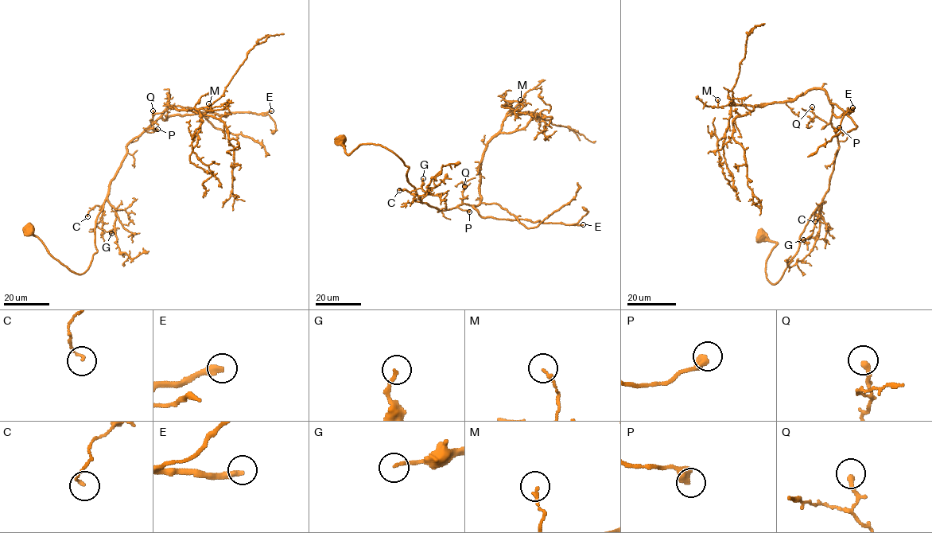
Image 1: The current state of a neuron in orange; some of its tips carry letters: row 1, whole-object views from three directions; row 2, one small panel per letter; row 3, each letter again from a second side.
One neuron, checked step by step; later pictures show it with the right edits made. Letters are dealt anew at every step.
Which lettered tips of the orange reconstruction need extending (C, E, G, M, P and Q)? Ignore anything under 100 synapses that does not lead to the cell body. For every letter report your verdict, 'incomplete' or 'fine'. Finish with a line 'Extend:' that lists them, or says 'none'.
C: fine
E: incomplete
G: fine
M: fine
P: fine
Q: fine
Extend: E

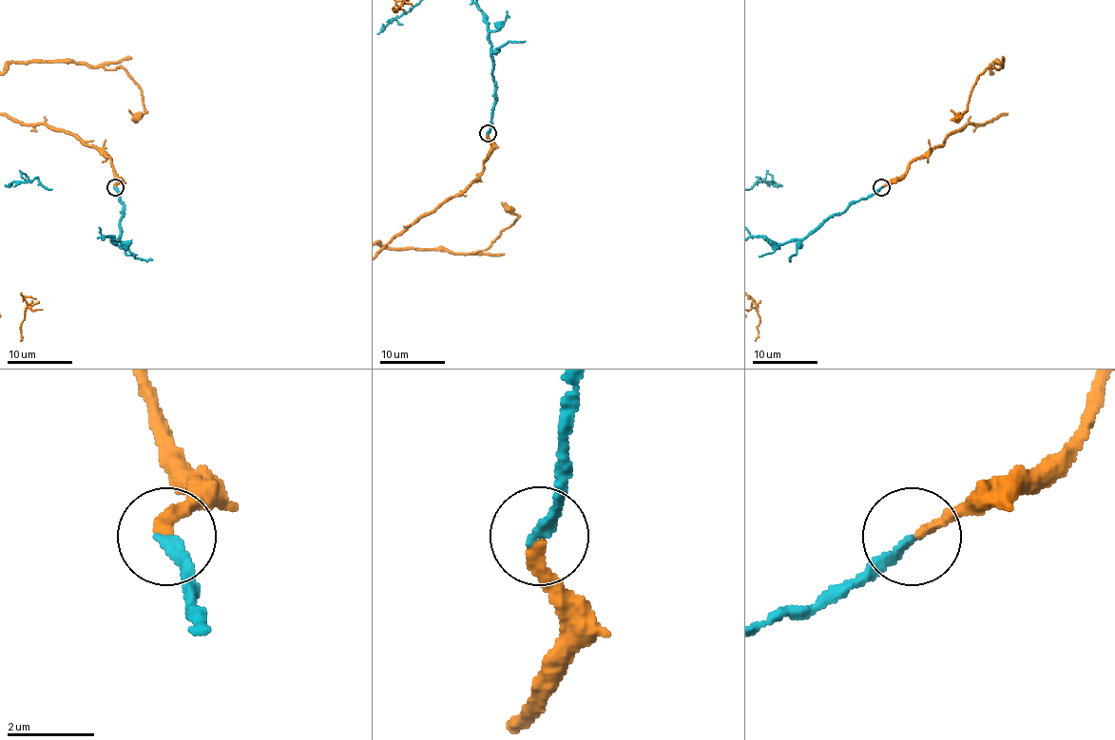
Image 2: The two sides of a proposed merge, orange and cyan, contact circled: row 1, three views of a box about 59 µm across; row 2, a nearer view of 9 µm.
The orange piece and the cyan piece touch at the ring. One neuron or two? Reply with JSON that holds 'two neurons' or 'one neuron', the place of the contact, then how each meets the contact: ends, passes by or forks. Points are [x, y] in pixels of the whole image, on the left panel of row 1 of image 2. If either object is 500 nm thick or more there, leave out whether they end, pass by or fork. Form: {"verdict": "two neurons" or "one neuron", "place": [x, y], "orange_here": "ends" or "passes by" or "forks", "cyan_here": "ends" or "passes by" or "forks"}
{"verdict": "one neuron", "place": [115, 187], "orange_here": "ends", "cyan_here": "ends"}

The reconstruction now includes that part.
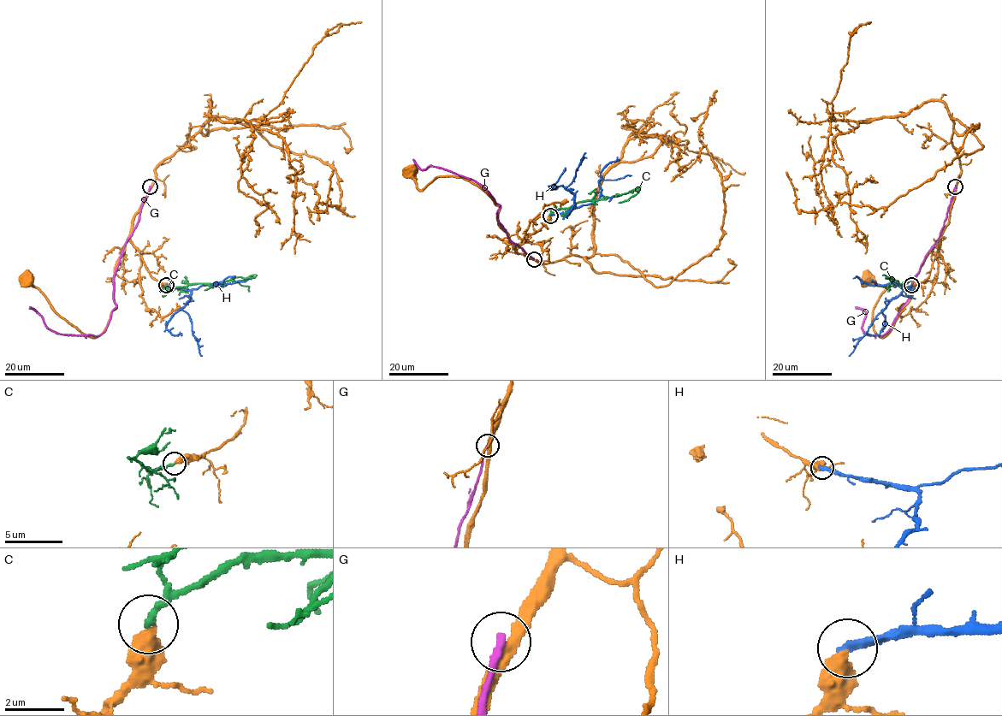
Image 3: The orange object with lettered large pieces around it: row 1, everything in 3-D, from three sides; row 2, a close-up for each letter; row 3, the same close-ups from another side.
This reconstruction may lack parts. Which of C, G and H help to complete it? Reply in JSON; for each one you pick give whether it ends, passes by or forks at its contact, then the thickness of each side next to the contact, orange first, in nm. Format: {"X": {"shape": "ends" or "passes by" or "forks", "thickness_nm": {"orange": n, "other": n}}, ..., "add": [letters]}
{"C": {"shape": "ends", "thickness_nm": {"orange": 500, "other": 220}}, "add": ["C"]}

